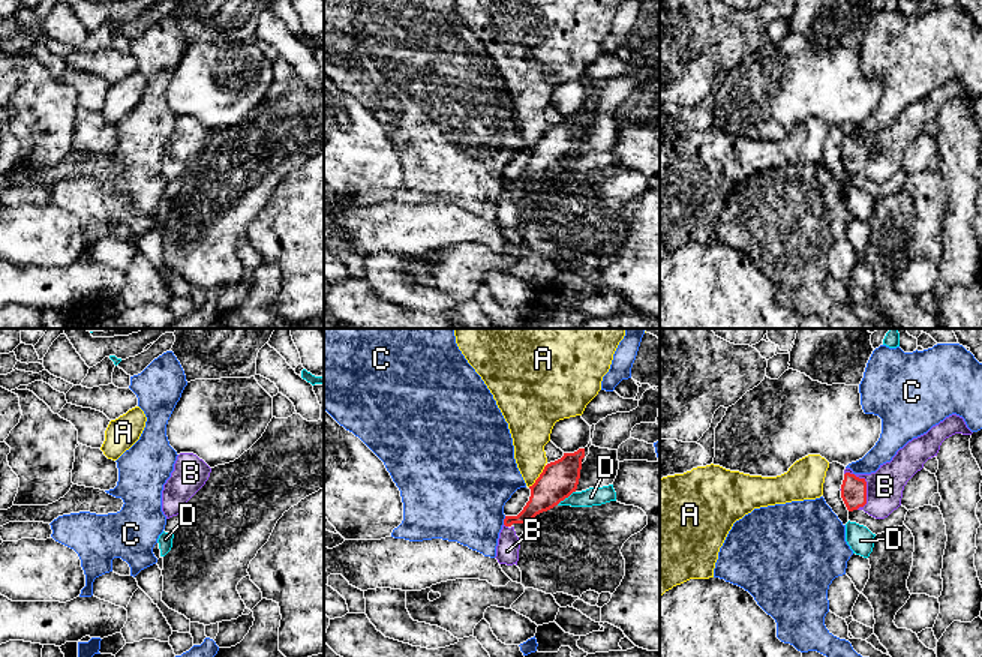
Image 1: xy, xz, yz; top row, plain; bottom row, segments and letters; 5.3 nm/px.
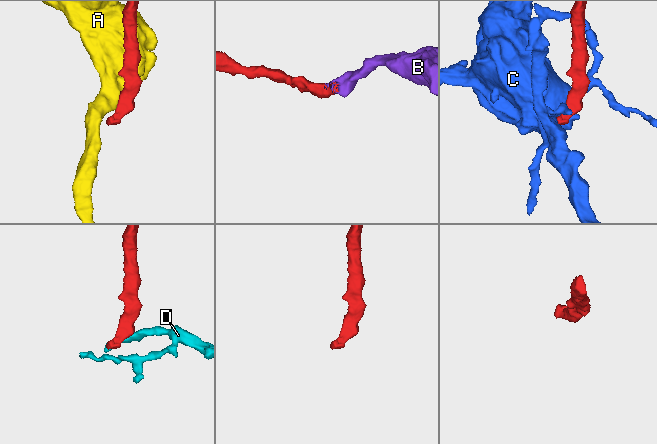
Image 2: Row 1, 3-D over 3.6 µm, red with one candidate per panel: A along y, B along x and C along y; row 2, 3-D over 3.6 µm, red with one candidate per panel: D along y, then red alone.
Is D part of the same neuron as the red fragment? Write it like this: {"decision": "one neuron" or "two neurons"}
{"decision": "two neurons"}

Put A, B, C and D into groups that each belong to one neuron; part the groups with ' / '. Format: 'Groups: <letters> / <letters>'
Groups: A / B / C / D

